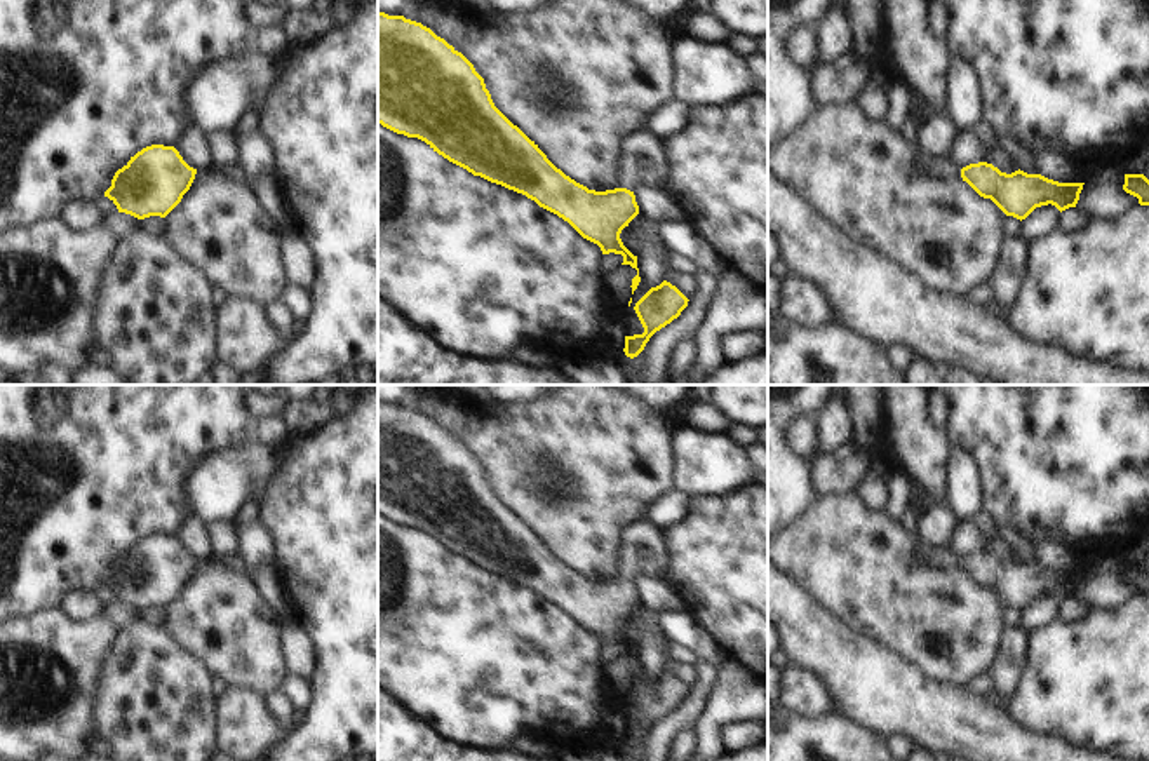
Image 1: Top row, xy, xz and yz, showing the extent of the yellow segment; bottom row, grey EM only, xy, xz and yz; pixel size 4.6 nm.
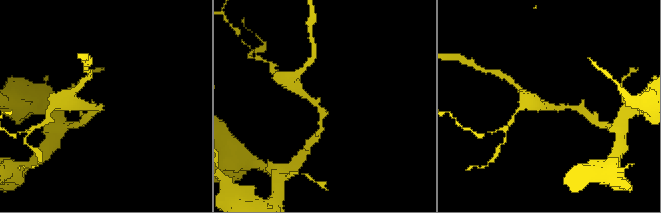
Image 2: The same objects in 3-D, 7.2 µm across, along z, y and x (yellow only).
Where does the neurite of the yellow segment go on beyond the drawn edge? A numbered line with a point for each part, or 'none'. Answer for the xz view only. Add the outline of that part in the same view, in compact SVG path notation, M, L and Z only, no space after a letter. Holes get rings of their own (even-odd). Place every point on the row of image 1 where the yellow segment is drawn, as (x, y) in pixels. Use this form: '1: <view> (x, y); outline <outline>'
1: xz (641, 159); outline M646 129L625 136L618 145L616 181L609 190L627 188L634 192L639 185L660 188L665 181L667 157L663 141Z

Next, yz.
1: yz (927, 166); outline M909 113L905 118L900 134L904 139L909 143L912 155L914 155L914 174L917 178L926 178L926 179L944 179L944 178L954 178L954 179L963 179L961 178L961 165L952 164L942 157L930 155L923 150L919 136L917 136L917 124L916 124L916 115Z

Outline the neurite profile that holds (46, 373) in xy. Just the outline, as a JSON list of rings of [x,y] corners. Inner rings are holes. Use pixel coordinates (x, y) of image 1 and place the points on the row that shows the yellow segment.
[[[40,362],[10,376],[17,385],[71,385],[71,374],[59,364]]]

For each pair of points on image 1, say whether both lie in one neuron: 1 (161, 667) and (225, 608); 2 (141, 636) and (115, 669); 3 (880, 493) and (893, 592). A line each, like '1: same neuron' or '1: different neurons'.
1: different neurons
2: same neuron
3: different neurons

